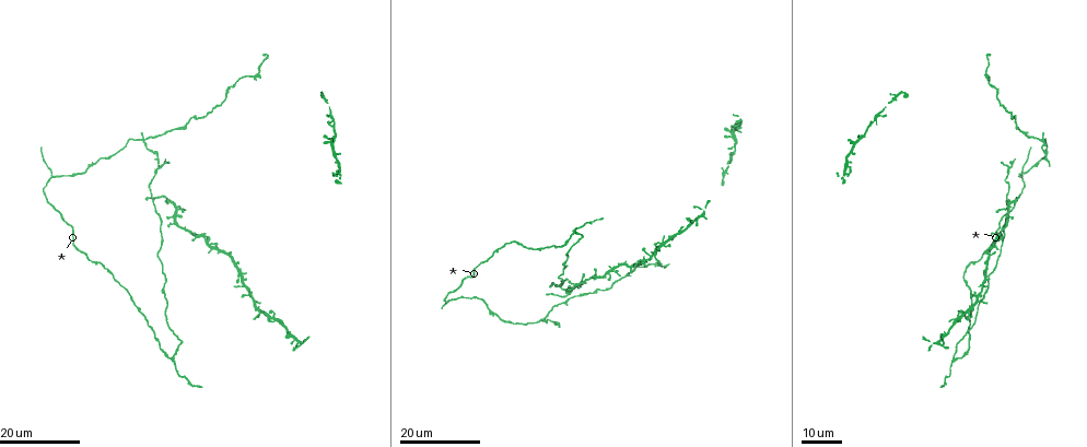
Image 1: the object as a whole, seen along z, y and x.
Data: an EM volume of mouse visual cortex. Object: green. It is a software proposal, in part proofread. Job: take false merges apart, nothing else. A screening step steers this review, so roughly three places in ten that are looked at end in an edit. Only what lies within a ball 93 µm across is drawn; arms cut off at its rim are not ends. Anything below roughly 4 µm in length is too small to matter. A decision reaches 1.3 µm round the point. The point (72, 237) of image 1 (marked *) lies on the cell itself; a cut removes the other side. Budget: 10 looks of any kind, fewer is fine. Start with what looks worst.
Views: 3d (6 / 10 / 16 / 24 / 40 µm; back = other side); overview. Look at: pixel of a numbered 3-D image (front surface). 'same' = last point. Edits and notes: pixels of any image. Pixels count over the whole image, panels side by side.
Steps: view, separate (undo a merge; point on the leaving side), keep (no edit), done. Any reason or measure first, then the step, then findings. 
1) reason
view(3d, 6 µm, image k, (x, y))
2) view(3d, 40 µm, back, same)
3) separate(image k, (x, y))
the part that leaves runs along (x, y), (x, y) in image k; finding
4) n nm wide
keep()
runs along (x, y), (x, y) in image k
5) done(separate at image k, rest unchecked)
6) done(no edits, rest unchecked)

looks like a crossing
view(3d, 24 µm, image 1, (543, 317))

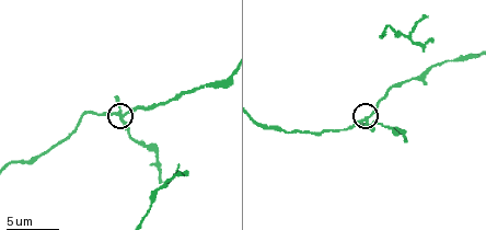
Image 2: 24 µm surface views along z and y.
view(3d, 10 µm, image 2, (365, 121))

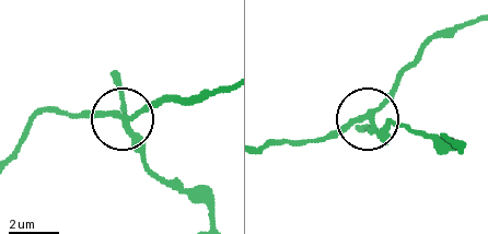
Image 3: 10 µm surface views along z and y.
4 arms
separate(image 3, (144, 171))
a second cell is stuck on

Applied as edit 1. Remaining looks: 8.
two arms in line, one across
view(3d, 16 µm, image 1, (159, 226))

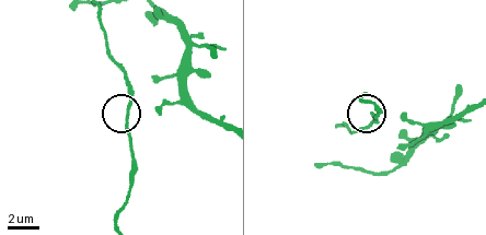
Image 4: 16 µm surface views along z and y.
closer look
view(3d, 6 µm, image 4, (128, 103))

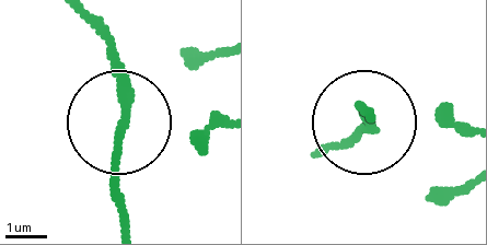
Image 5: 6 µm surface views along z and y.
side arm 21 µm
keep()
runs along (120, 223), (109, 28) in image 5; one cell here

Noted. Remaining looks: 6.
view(overview)

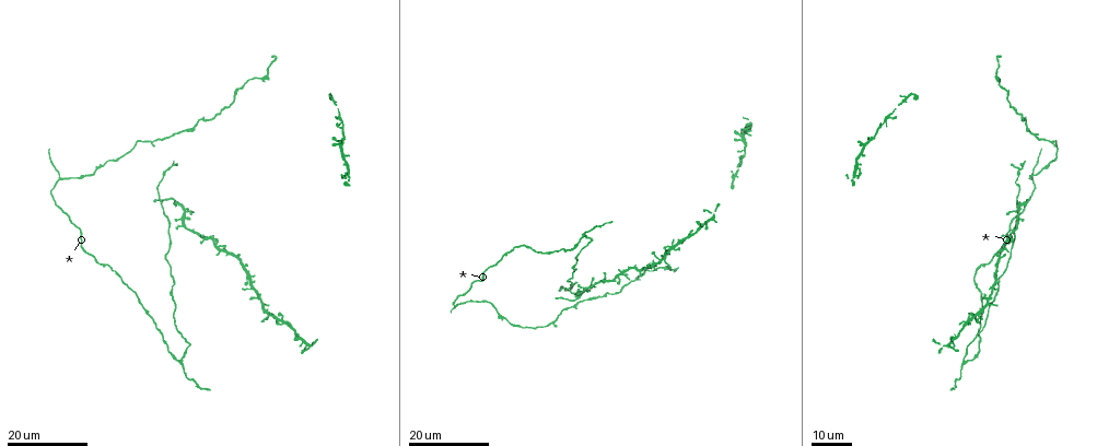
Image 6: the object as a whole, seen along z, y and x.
a fork
view(3d, 24 µm, image 6, (181, 361))

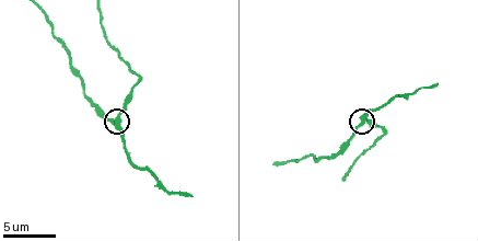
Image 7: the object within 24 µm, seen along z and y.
view(3d, 6 µm, image 7, (117, 118))

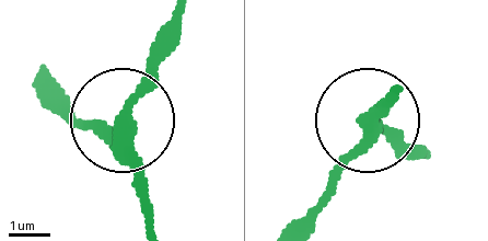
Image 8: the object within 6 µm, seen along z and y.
280 nm wide
keep()
runs along (50, 93), (81, 124), (124, 128), (144, 215) in image 8; continuous, no second cell

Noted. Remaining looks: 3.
view(3d, 24 µm, image 6, (464, 301))

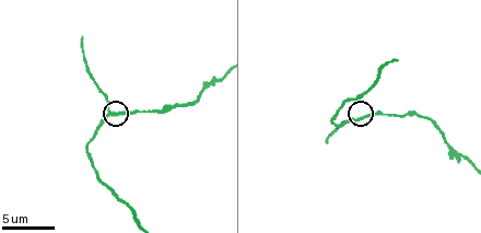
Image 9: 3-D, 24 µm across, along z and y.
view(3d, 10 µm, image 9, (111, 112))

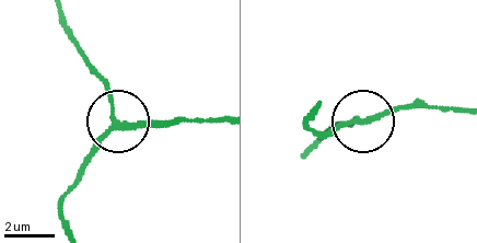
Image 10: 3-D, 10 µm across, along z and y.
3 arms
keep()
continuous, no second cell

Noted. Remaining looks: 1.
done(separate at image 3, rest unchecked)

